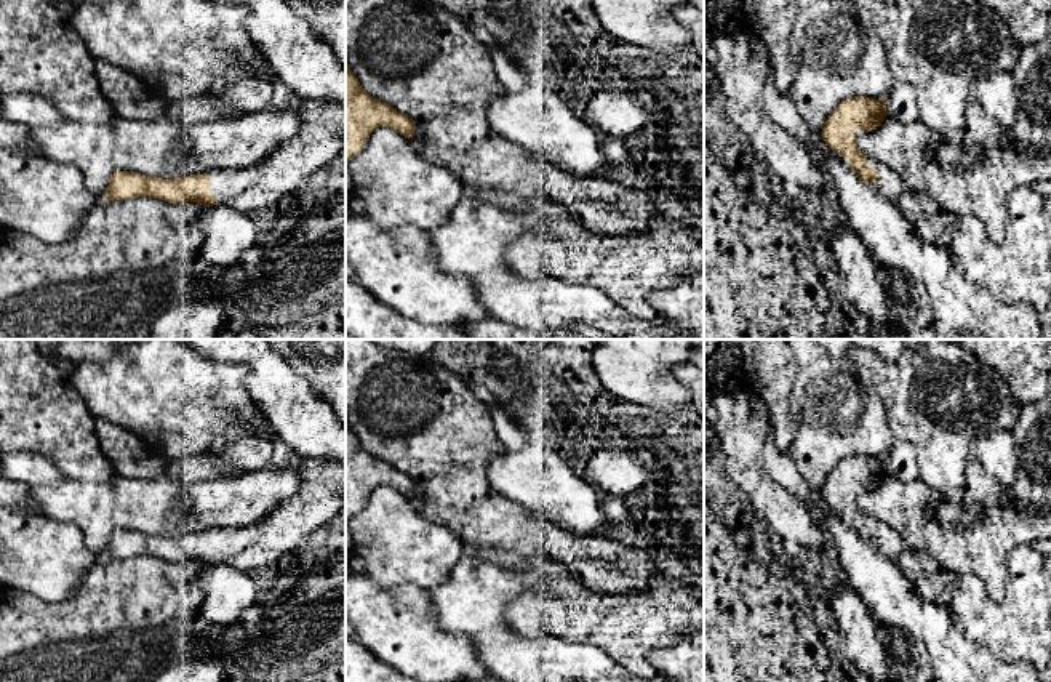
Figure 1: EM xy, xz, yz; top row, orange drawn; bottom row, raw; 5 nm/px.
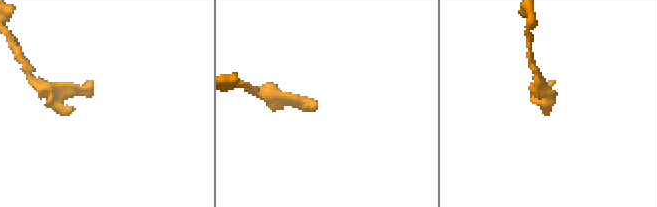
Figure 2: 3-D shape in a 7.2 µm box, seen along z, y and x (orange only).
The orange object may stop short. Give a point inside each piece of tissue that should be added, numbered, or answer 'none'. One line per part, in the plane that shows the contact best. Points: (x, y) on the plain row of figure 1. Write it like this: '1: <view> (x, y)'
1: yz (891, 546)

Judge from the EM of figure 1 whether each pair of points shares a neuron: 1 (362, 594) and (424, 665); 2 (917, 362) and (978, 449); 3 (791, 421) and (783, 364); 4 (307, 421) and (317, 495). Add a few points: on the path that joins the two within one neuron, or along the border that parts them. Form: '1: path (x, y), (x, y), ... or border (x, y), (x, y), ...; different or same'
1: path (378, 612), (413, 647); same
2: border (1010, 431), (992, 431), (976, 437), (968, 450); different
3: path (781, 407), (781, 378); same
4: border (301, 458), (328, 460); different

